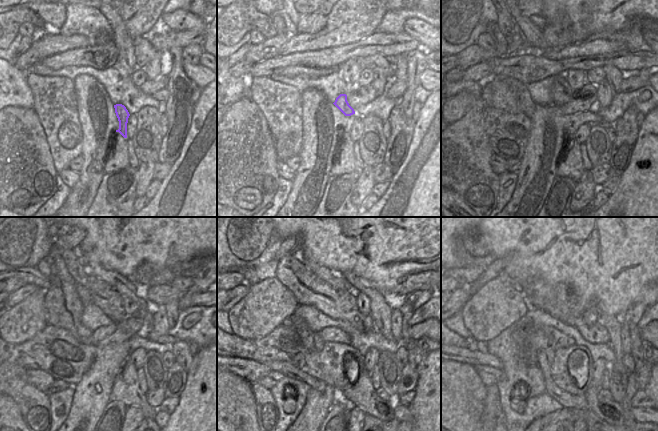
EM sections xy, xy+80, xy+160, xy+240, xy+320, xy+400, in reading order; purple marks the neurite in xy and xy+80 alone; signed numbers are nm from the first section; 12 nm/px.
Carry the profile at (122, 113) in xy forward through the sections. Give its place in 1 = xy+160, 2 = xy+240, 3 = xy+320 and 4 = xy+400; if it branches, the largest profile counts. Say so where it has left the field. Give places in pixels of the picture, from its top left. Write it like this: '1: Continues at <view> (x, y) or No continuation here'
1: Continues at xy+160 (561, 92)
2: Continues at xy+240 (115, 311)
3: Continues at xy+320 (334, 307)
4: Continues at xy+400 (562, 306).

